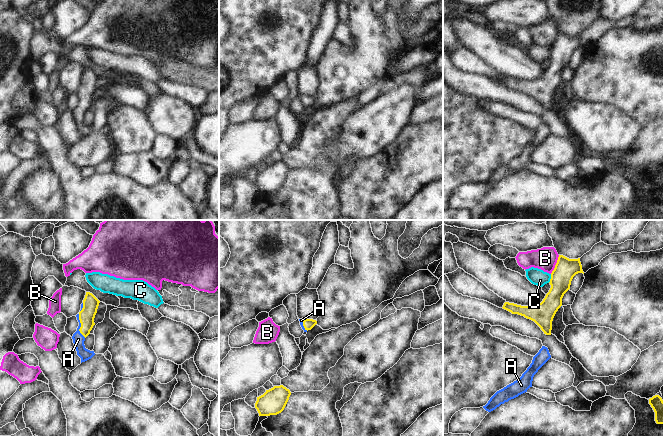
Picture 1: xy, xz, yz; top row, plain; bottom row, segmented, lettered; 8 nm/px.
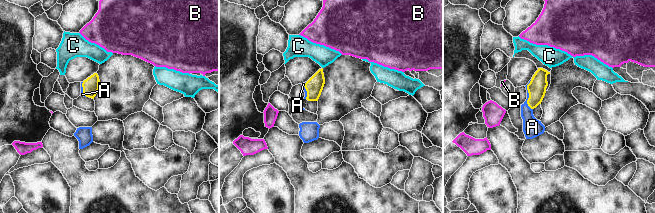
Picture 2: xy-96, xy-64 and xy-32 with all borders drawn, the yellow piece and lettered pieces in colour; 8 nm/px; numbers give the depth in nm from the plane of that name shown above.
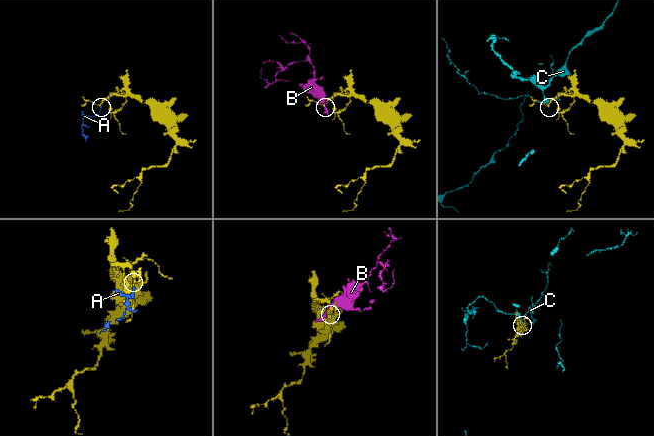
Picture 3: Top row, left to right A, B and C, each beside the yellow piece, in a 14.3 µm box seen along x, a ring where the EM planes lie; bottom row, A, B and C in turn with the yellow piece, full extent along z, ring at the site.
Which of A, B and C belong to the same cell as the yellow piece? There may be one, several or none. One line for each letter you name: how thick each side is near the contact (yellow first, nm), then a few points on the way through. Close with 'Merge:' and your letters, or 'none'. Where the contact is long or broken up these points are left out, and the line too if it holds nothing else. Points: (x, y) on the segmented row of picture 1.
A: 130 nm thick on the yellow side, 100 nm on the other; runs through xy (90, 303), (86, 321), (81, 326), (78, 339)
Merge: A

